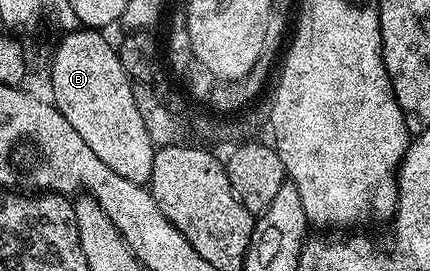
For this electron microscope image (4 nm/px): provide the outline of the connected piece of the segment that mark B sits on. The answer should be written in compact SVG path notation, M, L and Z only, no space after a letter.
M78 27L55 47L50 61L52 103L60 115L76 127L76 135L80 135L116 175L124 175L124 179L132 179L137 185L146 185L152 175L156 147L136 109L135 82L124 71L117 48L102 36L99 30Z

